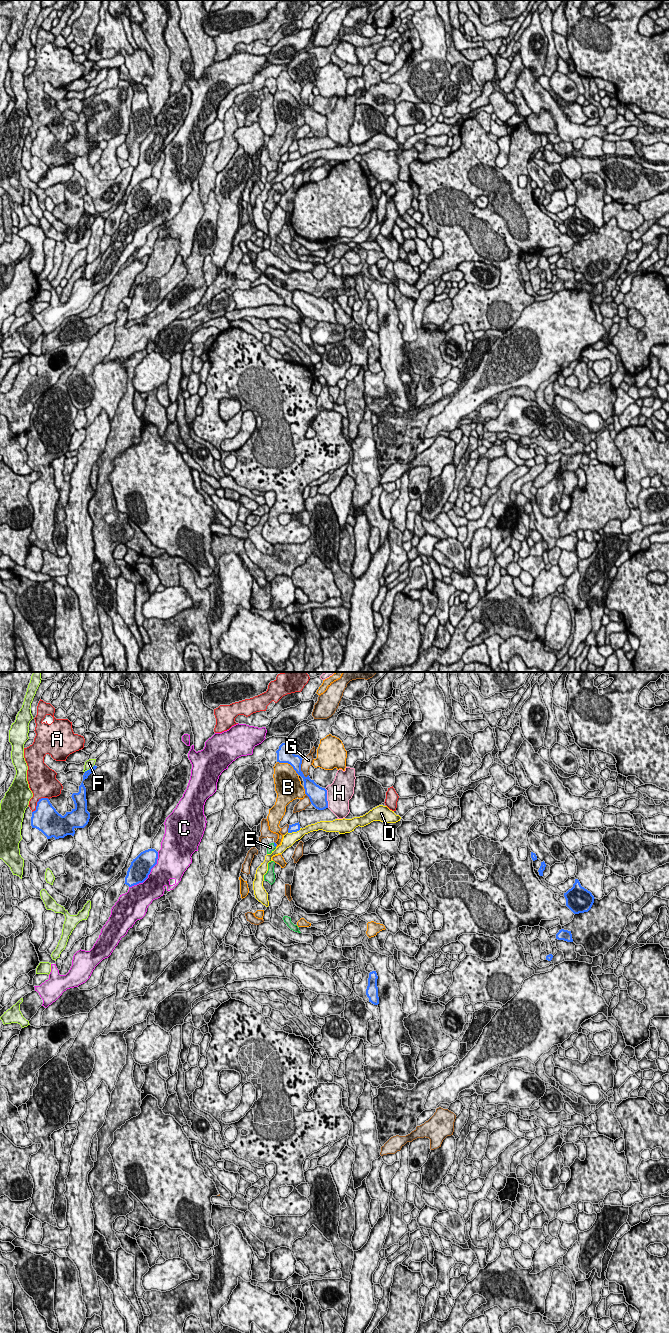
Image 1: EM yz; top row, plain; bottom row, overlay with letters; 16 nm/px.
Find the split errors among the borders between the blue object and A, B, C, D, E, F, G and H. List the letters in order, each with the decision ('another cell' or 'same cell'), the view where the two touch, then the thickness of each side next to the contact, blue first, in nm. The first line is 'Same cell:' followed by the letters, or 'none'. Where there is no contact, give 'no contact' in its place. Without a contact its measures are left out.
Same cell: E
A: another cell; meets blue in yz; 380 nm thick on the blue side, 340 nm on the other
B: another cell; meets blue in yz; 260 nm thick on the blue side, 380 nm on the other
C: another cell; meets blue in yz; 340 nm thick on the blue side, 360 nm on the other
D: another cell; meets blue in yz; 130 nm thick on the blue side, 200 nm on the other
E: same cell; meets blue in yz; 50 nm thick on the blue side, 120 nm on the other
F: another cell; meets blue in yz; 90 nm thick on the blue side, 130 nm on the other
G: another cell; meets blue in yz; 200 nm thick on the blue side, 160 nm on the other
H: another cell; meets blue in yz; 280 nm thick on the blue side, 400 nm on the other

